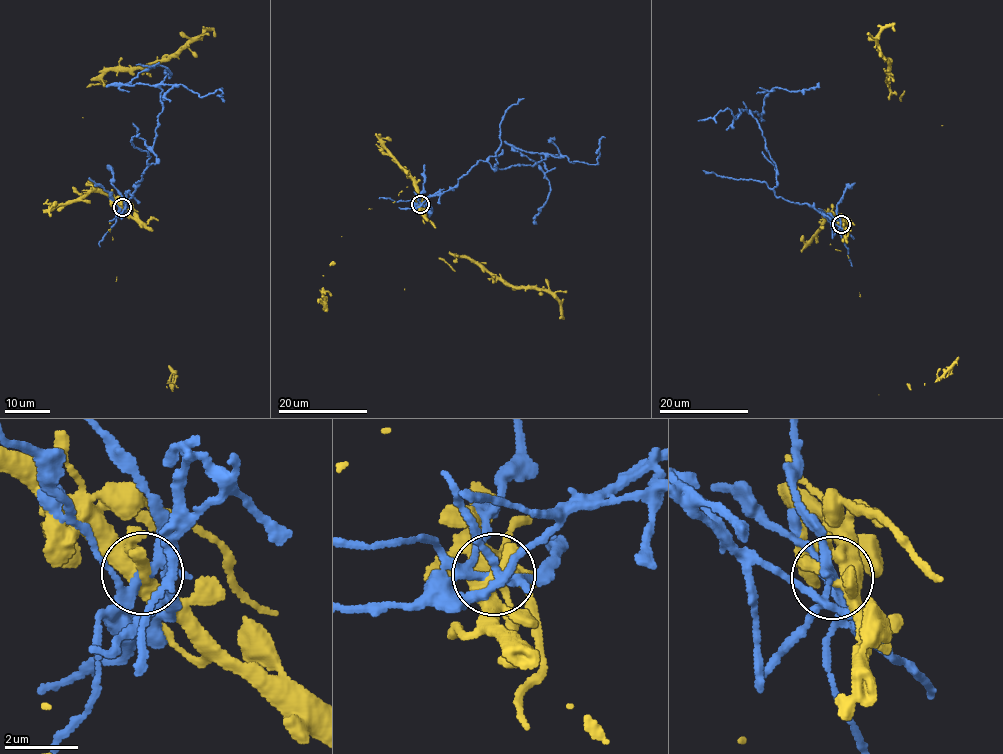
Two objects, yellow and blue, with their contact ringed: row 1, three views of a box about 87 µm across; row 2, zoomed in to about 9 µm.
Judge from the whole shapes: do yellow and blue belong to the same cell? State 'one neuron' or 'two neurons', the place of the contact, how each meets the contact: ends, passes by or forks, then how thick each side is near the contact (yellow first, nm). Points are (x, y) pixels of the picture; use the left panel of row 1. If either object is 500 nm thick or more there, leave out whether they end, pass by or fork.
two neurons | (122, 207) | yellow passes by | blue forks | 440/200 nm

